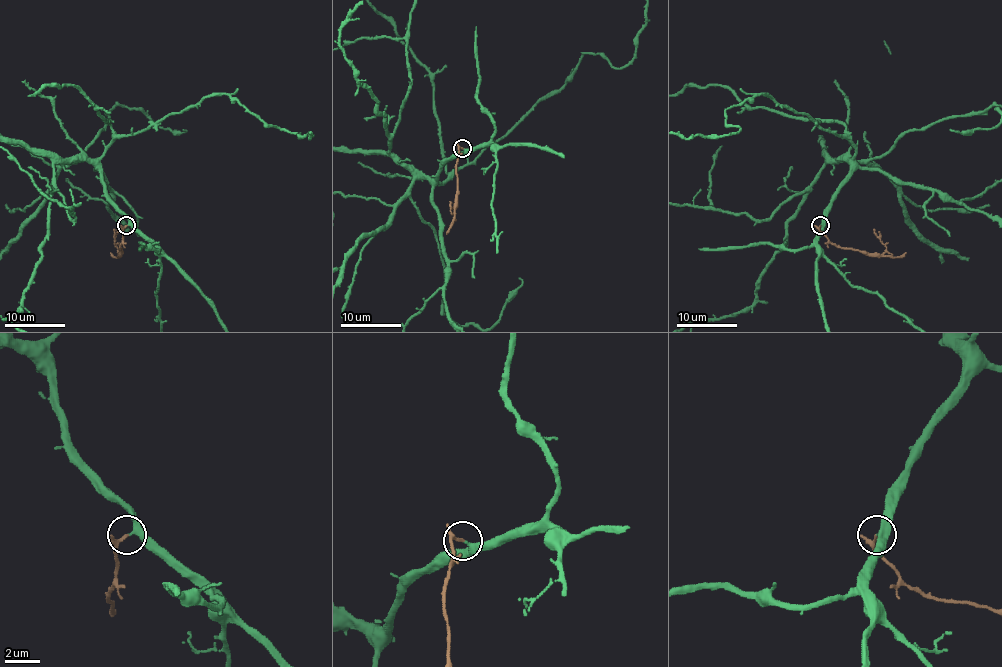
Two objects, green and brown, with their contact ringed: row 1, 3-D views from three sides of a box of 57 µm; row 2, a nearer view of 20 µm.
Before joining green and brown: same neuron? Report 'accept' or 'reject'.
accept

